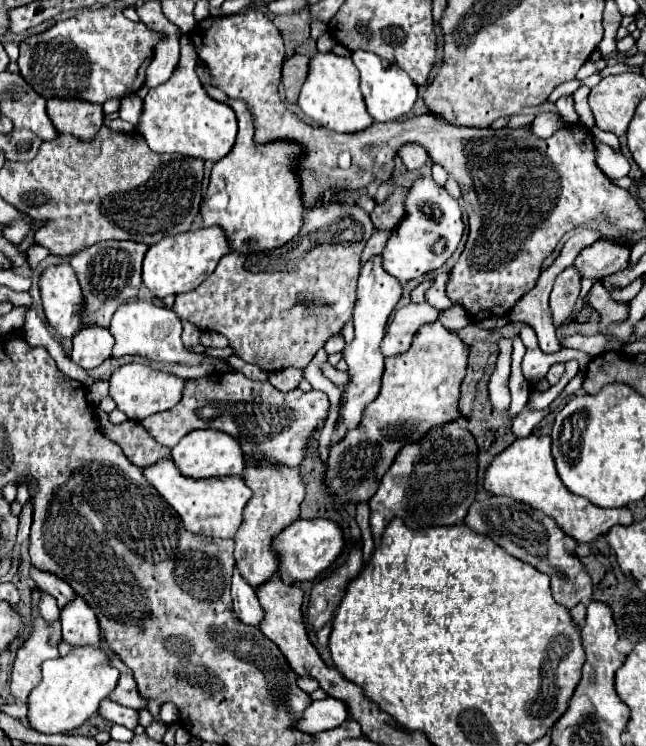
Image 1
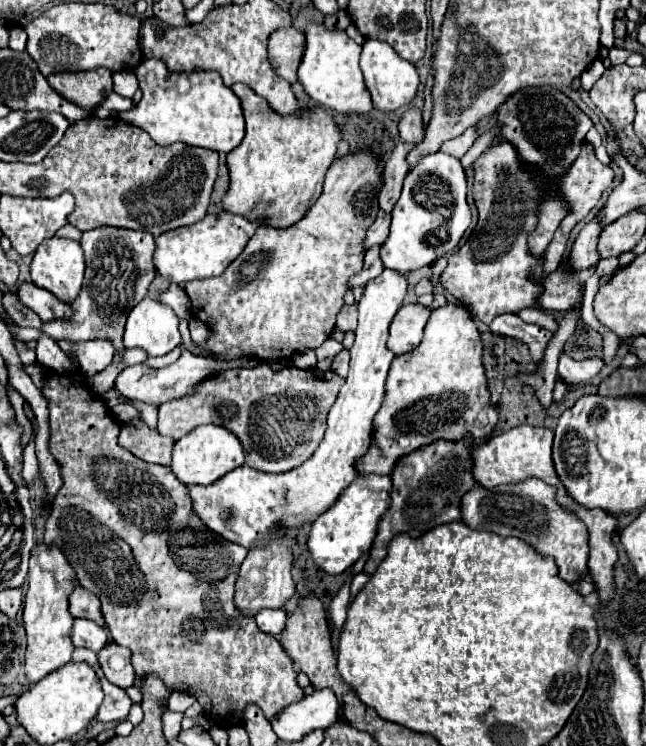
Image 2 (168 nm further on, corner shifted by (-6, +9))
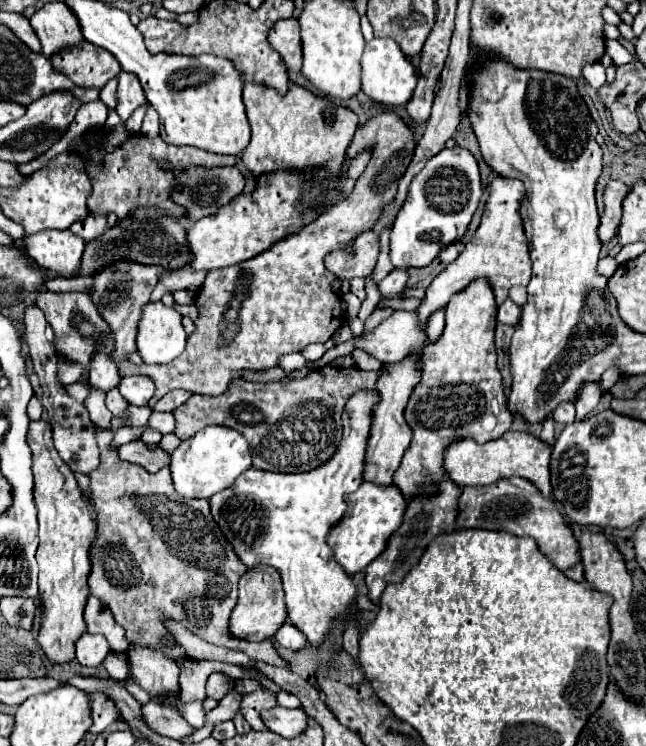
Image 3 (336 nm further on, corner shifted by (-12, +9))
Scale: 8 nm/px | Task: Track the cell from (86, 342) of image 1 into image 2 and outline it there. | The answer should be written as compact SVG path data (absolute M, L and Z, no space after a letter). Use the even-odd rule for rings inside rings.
M92 340L92 342L66 342L66 354L74 354L80 364L80 372L84 376L94 376L102 372L114 356L114 346L108 340Z

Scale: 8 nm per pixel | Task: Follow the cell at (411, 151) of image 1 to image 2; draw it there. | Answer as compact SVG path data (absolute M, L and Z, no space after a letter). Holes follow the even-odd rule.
M408 108L408 110L400 116L398 130L400 130L400 136L402 136L404 142L420 144L420 142L422 142L422 136L424 136L420 110L418 110L418 108Z

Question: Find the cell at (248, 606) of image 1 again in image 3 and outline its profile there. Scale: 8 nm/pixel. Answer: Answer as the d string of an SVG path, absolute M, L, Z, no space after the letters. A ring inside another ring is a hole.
M284 622L284 624L276 630L274 640L276 640L278 644L290 648L290 650L300 650L300 648L304 648L304 644L306 644L304 634L302 634L296 626L292 626L292 622Z

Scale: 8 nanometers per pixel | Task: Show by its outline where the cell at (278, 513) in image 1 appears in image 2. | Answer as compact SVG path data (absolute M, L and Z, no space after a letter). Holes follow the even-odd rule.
M274 538L268 546L258 546L258 548L248 552L244 564L240 566L240 576L236 580L236 592L234 592L234 604L238 606L238 610L244 616L254 616L254 614L258 614L258 610L264 610L264 608L272 608L272 610L284 608L284 604L296 594L296 584L294 584L292 574L290 574L294 554L290 550L292 550L292 542L288 542L286 538Z

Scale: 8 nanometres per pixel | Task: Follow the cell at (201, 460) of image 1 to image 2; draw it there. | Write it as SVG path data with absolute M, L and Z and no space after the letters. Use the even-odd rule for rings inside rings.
M204 424L204 426L198 426L196 430L188 432L184 438L176 440L174 450L172 450L170 468L182 484L210 486L216 480L220 480L224 474L232 472L234 468L238 468L242 464L244 464L244 450L242 450L242 444L238 442L238 438L222 426Z

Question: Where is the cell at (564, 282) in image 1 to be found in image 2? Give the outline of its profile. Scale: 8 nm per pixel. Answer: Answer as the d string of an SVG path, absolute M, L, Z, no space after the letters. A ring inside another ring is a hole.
M598 216L594 220L590 220L580 234L574 240L572 246L572 254L570 254L570 262L574 266L574 270L582 270L582 268L590 268L594 266L600 256L598 256L598 236L604 230L602 222L598 222Z

